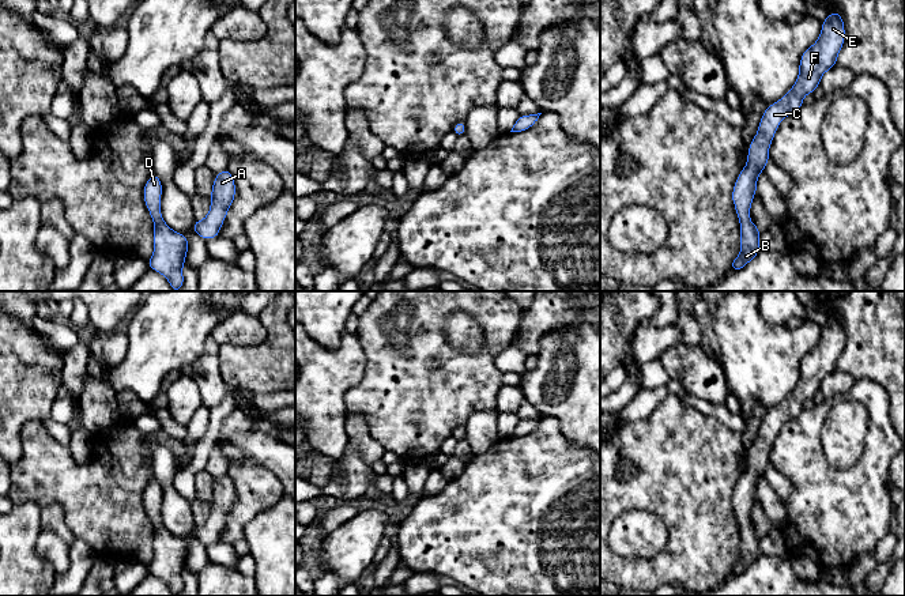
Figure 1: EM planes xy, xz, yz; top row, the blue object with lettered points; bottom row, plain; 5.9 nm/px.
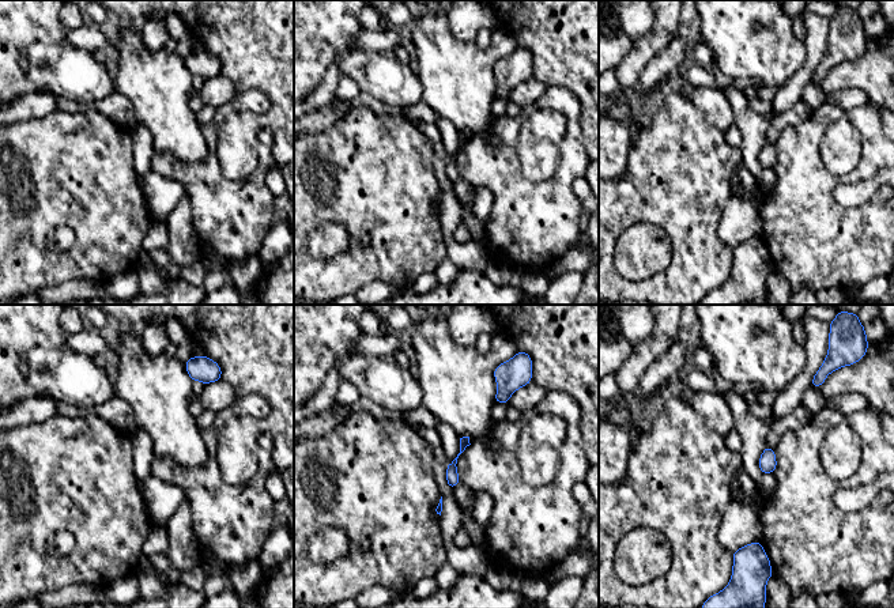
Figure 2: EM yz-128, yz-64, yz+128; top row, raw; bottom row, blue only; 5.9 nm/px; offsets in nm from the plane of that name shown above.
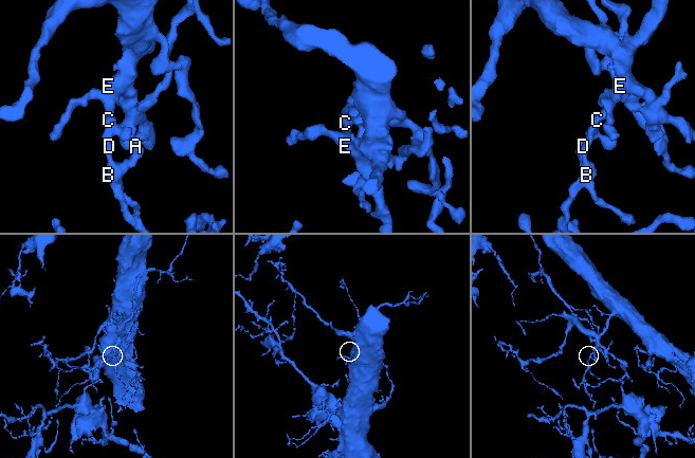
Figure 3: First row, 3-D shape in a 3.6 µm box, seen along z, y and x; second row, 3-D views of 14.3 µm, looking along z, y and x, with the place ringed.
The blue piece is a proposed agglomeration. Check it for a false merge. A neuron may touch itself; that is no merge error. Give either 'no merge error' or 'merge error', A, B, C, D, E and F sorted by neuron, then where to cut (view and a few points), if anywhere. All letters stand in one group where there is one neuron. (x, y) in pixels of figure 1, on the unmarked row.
no merge error; groups A B C D E F; cut none

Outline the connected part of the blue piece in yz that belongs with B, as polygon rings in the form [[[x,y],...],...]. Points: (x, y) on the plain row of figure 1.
[[[830,317],[822,327],[822,335],[815,348],[807,352],[800,363],[799,381],[792,393],[776,408],[766,412],[758,437],[748,450],[747,469],[742,474],[732,495],[732,506],[740,527],[740,558],[729,569],[734,576],[742,574],[761,555],[759,533],[750,524],[750,513],[757,497],[758,480],[769,463],[769,452],[784,422],[796,418],[803,403],[819,391],[822,380],[837,367],[842,354],[845,333],[842,321]]]

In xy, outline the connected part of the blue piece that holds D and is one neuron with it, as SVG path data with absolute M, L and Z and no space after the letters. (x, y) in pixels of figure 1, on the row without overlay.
M155 478L147 484L143 501L155 535L154 558L147 567L151 574L167 584L174 596L178 596L184 589L182 572L189 551L188 544L170 533L161 520L162 487Z

